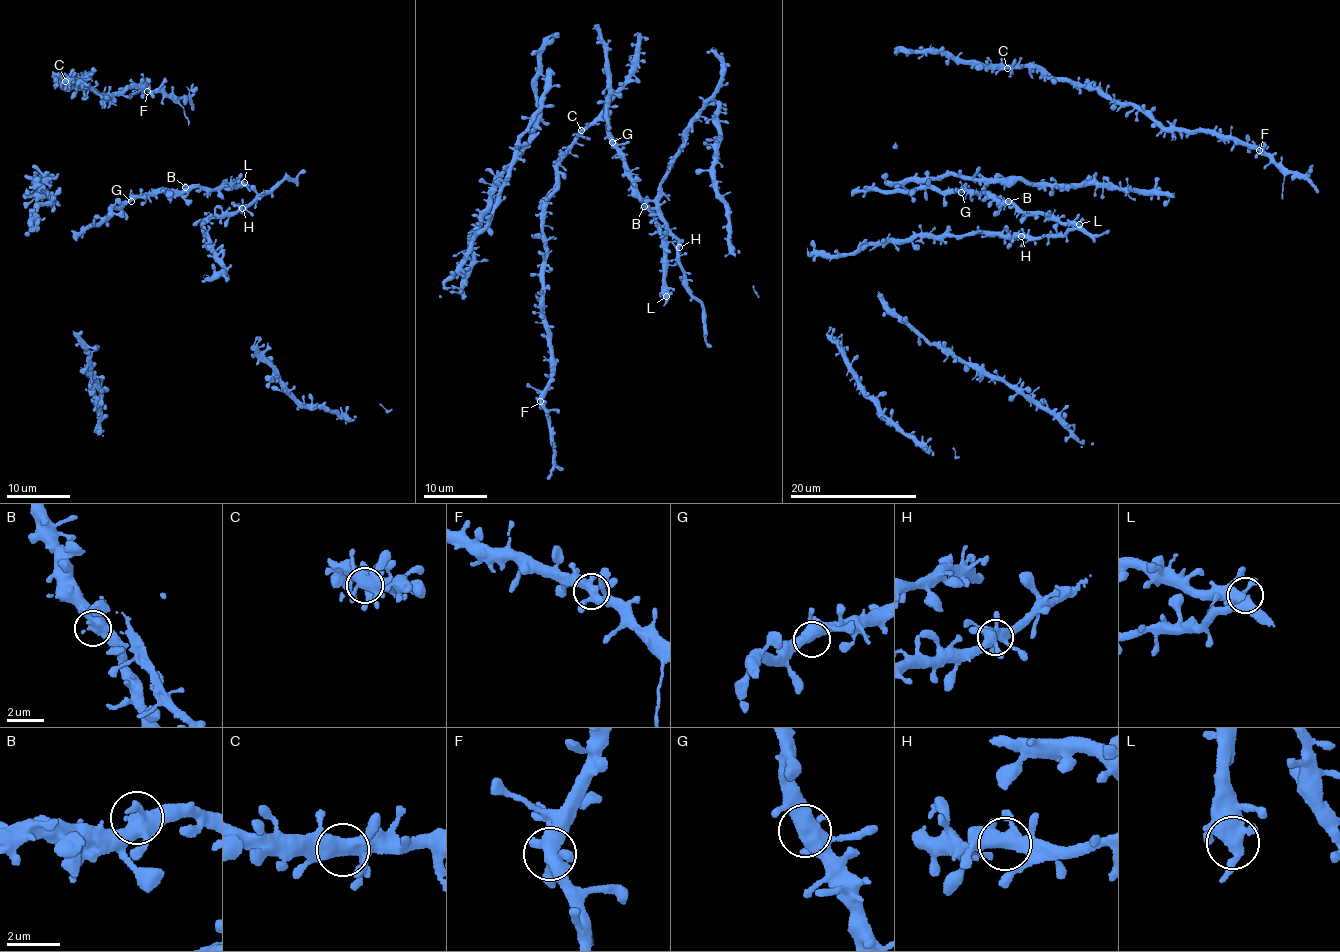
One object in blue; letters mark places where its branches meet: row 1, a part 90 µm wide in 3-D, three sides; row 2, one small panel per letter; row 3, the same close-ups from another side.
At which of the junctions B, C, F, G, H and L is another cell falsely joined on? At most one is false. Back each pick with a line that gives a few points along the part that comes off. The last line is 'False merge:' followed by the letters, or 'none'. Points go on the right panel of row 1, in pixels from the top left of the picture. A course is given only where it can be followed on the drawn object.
False merge: L

